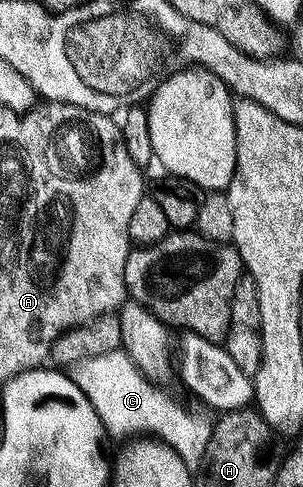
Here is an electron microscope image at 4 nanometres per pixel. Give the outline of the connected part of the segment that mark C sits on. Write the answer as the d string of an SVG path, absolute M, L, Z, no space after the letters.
M120 348L105 352L105 356L93 356L89 360L74 363L69 376L73 384L85 392L89 404L93 404L97 416L101 416L103 426L112 439L154 436L158 441L172 446L188 467L198 467L209 444L212 423L186 410L173 395L166 394L163 388L148 380L137 364L133 364L126 350Z

